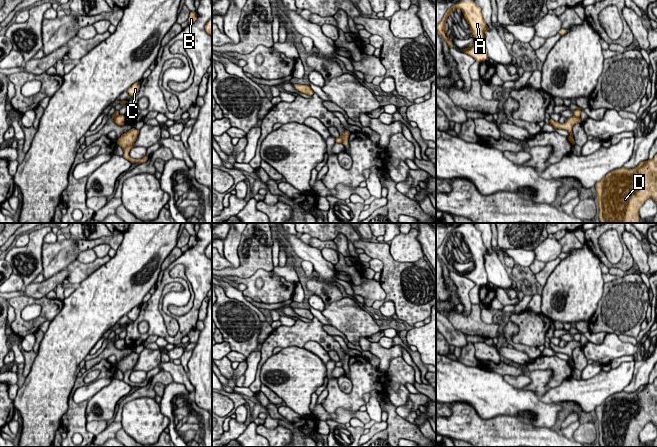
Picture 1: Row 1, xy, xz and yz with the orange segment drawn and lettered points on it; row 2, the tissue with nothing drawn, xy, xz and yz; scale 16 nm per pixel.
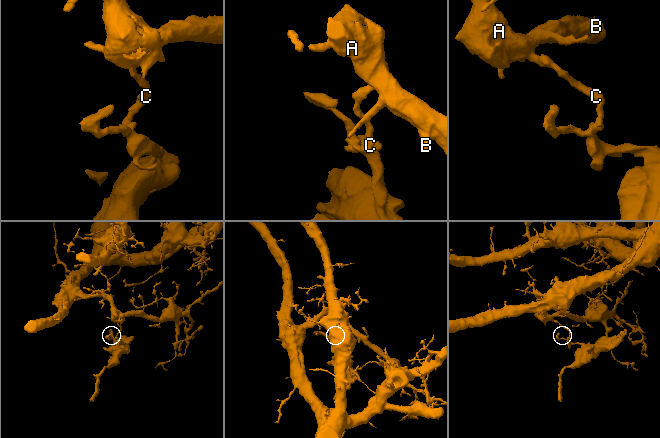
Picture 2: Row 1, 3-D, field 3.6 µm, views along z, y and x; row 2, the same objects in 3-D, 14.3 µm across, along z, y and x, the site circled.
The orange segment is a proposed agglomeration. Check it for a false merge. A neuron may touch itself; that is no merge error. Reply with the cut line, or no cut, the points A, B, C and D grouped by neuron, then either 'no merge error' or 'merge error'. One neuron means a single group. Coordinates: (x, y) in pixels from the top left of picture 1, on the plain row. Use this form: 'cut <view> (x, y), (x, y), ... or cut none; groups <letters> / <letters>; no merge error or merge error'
cut xz (339, 360), (342, 366); groups A B C / D; merge error

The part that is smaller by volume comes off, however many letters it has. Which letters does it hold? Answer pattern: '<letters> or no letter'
D

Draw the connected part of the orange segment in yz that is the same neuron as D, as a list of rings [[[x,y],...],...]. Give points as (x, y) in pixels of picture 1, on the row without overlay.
[[[657,378],[652,384],[646,384],[632,393],[627,393],[624,390],[609,396],[602,404],[595,409],[600,447],[639,447],[639,434],[645,425],[652,422],[657,427]]]

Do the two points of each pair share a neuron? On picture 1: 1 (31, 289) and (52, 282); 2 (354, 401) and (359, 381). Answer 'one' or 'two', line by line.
1: one
2: one

